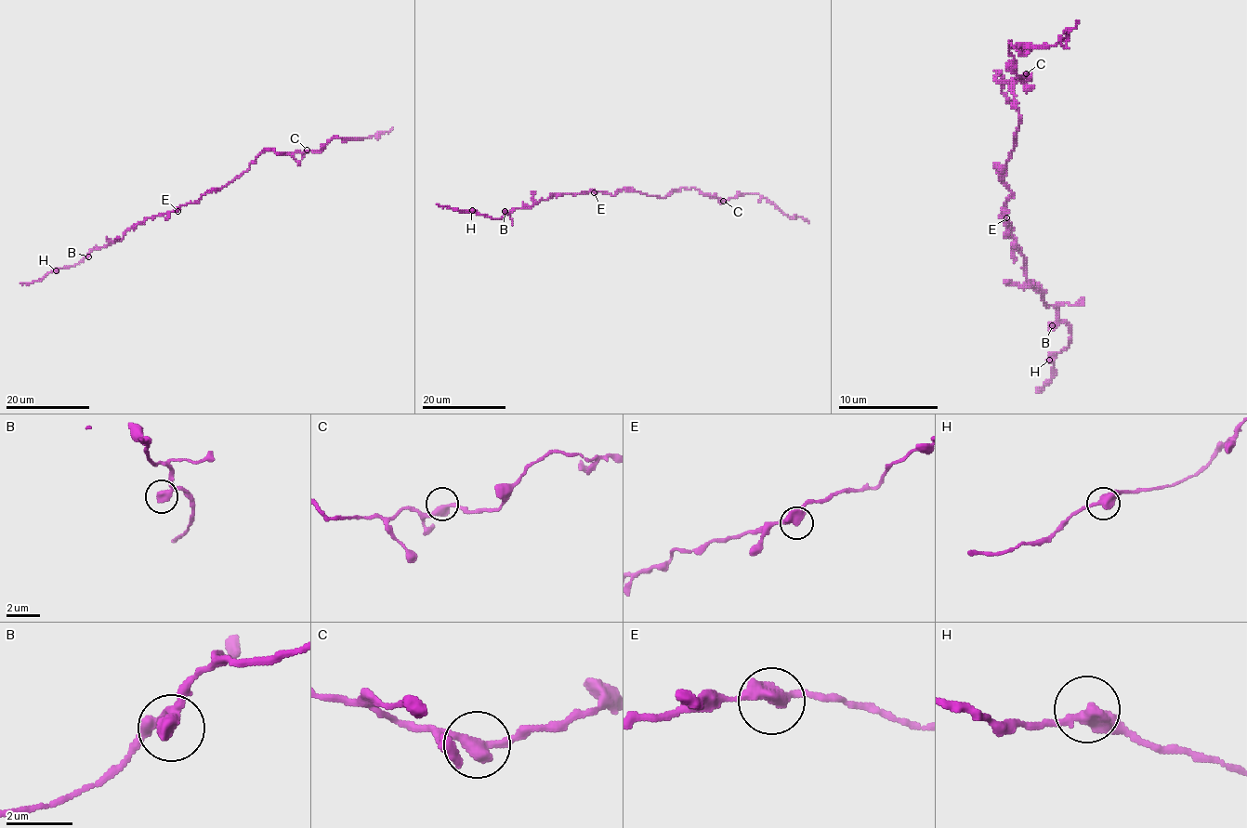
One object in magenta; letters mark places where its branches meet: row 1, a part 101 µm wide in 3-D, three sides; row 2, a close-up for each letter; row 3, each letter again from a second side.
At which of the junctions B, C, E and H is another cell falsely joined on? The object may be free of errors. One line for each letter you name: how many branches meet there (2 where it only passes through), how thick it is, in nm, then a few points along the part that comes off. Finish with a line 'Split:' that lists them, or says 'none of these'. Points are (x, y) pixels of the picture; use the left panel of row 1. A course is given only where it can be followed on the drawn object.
Split: none of these

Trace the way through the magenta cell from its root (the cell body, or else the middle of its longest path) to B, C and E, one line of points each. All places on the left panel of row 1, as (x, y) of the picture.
B: (209, 192), (197, 202), (134, 223), (121, 239), (93, 247), (88, 256)
C: (209, 192), (217, 190), (233, 181), (265, 150), (277, 153), (307, 150)
E: (209, 192), (197, 202), (180, 205), (177, 211)

